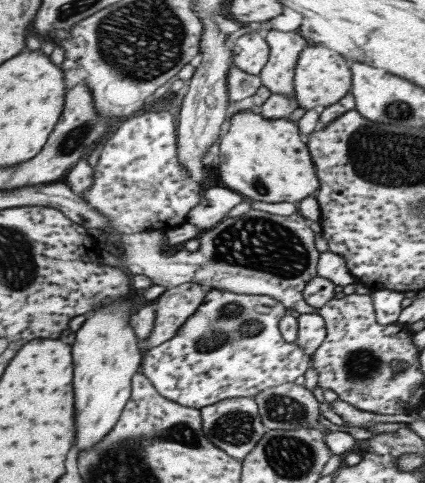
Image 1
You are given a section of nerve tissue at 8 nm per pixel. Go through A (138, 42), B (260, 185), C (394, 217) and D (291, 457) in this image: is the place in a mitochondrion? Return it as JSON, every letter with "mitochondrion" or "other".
{"A":"mitochondrion","B":"mitochondrion","C":"other","D":"mitochondrion"}

